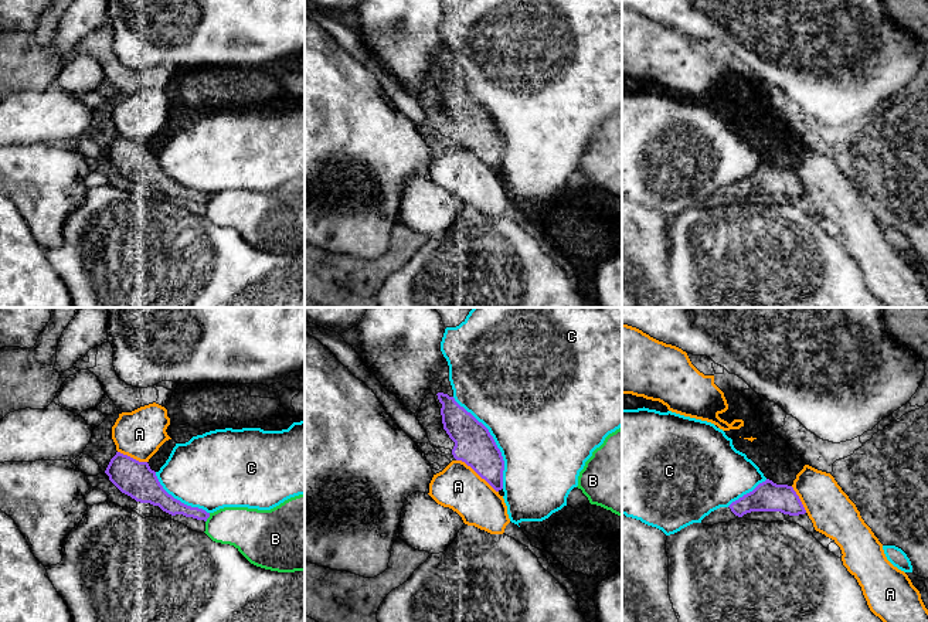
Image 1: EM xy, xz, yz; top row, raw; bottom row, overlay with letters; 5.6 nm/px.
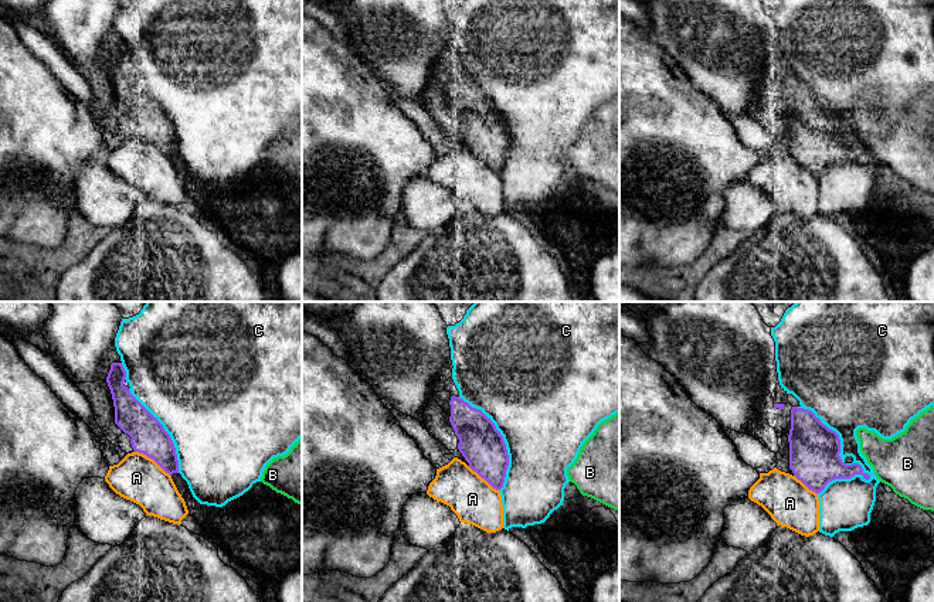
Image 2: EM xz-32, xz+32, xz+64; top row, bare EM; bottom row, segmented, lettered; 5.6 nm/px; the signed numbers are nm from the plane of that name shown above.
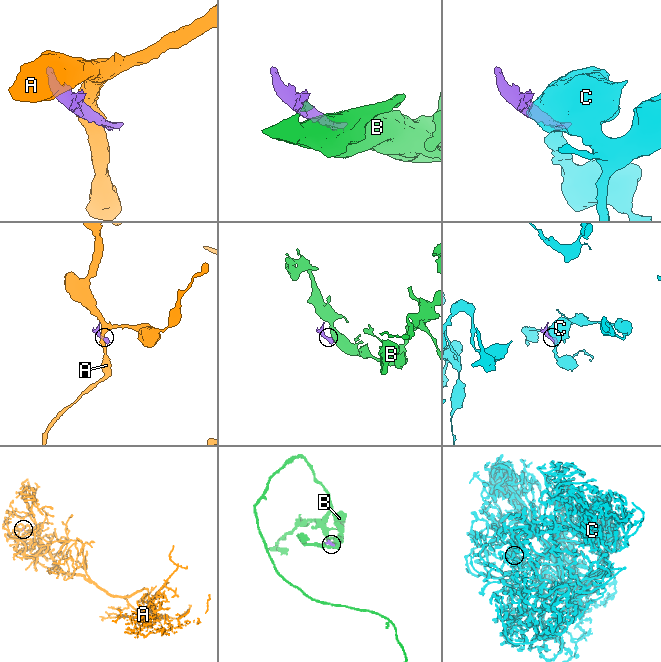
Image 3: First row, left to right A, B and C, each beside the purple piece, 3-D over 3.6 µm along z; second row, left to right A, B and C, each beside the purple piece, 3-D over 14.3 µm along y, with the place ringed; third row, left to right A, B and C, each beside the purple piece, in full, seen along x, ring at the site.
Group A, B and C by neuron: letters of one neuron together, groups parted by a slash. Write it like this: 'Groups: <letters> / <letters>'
Groups: A / B / C

